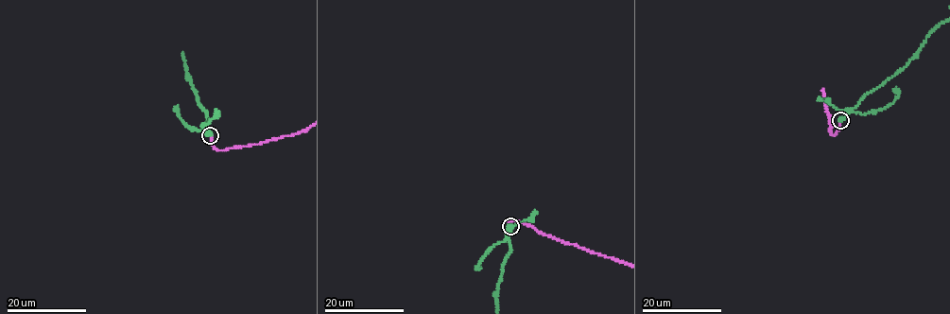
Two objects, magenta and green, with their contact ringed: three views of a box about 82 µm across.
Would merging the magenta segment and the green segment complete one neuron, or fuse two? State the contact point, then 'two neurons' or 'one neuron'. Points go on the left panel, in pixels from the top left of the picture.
place (210, 135); two neurons

